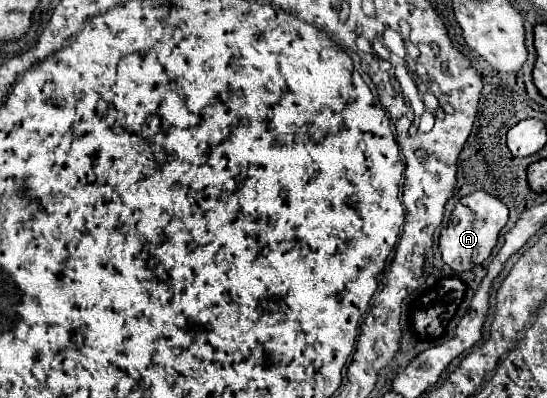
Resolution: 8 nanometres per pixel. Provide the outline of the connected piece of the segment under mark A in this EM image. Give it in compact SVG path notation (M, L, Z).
M482 190L472 192L470 196L462 198L454 208L448 226L440 230L438 246L442 252L442 260L454 270L454 274L470 270L476 264L482 264L492 254L492 248L496 246L498 234L504 228L506 220L508 220L508 208L498 198Z

